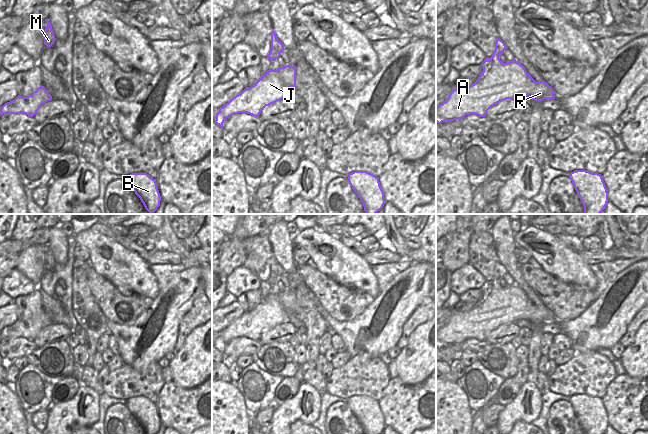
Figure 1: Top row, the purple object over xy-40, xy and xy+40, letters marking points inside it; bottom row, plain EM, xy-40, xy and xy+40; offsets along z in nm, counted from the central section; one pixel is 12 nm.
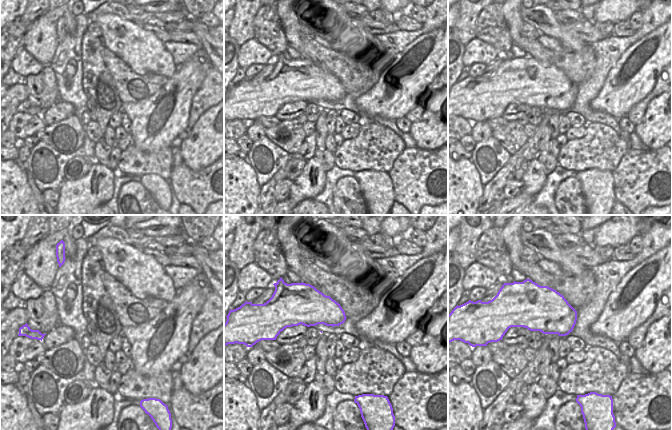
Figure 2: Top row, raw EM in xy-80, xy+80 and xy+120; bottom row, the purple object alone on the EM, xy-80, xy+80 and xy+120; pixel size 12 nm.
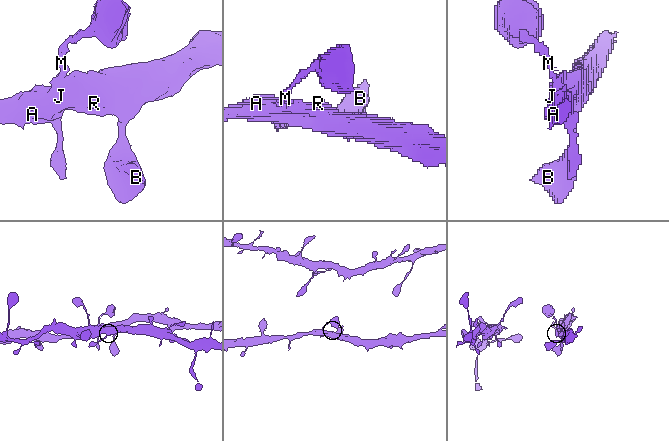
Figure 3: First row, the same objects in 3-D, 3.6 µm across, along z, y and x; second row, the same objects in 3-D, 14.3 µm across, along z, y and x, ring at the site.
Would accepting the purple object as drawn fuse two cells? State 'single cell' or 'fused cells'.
single cell

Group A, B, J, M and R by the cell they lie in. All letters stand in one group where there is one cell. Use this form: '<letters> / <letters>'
A B J M R

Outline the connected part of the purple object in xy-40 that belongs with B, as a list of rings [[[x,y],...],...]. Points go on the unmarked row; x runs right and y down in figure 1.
[[[132,397],[126,400],[128,410],[140,422],[146,434],[157,434],[161,420],[157,412],[156,403],[147,397]]]

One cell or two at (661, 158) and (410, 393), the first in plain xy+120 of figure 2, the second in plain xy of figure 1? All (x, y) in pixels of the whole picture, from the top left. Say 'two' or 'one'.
one

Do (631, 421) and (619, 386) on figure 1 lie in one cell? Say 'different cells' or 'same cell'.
same cell

